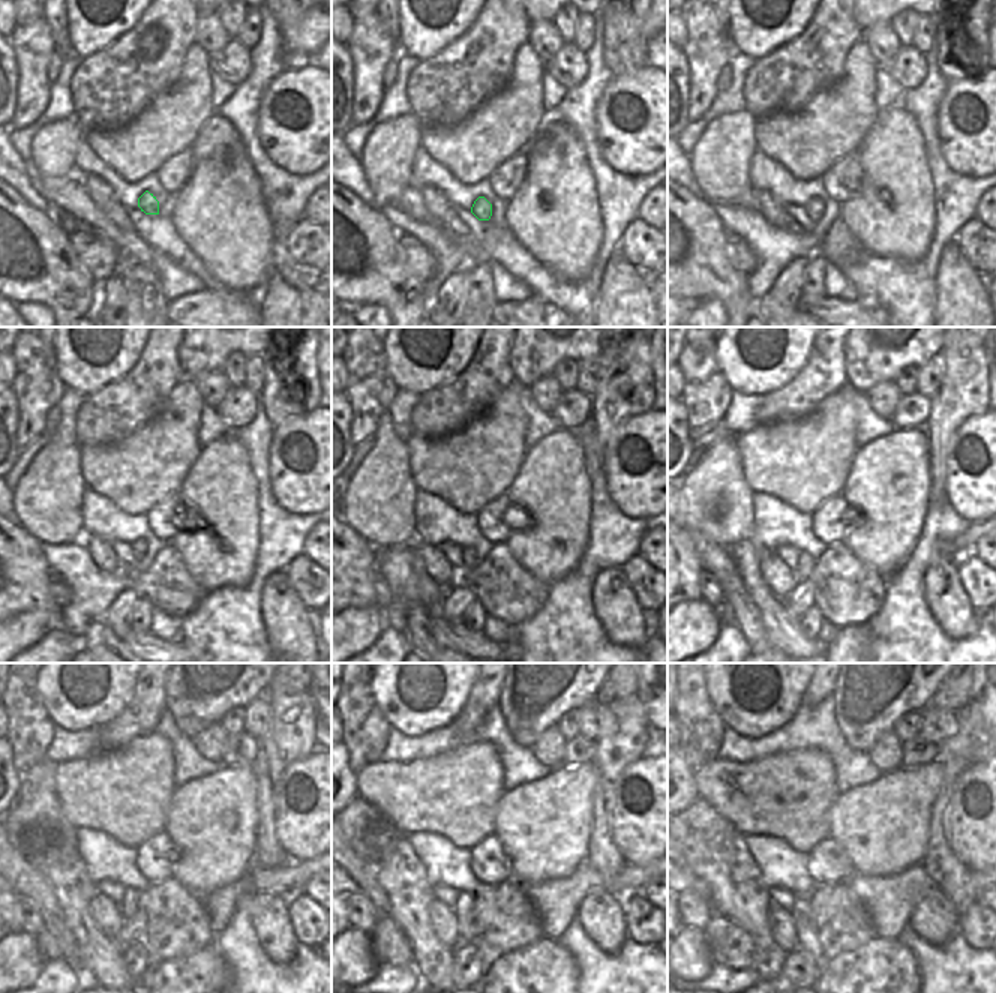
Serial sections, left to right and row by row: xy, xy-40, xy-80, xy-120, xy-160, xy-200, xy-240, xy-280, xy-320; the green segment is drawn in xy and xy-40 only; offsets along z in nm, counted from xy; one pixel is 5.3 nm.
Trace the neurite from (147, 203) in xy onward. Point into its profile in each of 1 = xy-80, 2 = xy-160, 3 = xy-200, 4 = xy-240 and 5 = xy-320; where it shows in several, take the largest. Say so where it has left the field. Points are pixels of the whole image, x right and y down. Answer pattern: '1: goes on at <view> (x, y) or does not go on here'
1: goes on at xy-80 (815, 209)
2: goes on at xy-160 (470, 560)
3: goes on at xy-200 (806, 563)
4: goes on at xy-240 (131, 900)
5: goes on at xy-320 (807, 933)

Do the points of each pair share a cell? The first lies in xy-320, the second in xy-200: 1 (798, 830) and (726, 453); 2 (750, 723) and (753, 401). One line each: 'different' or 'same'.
1: different
2: different

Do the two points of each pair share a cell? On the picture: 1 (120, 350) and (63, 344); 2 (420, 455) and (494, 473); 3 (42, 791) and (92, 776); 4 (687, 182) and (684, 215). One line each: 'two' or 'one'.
1: one
2: one
3: two
4: two

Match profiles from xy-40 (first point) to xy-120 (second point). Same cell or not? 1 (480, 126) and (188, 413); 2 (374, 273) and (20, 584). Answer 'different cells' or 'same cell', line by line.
1: same cell
2: same cell

